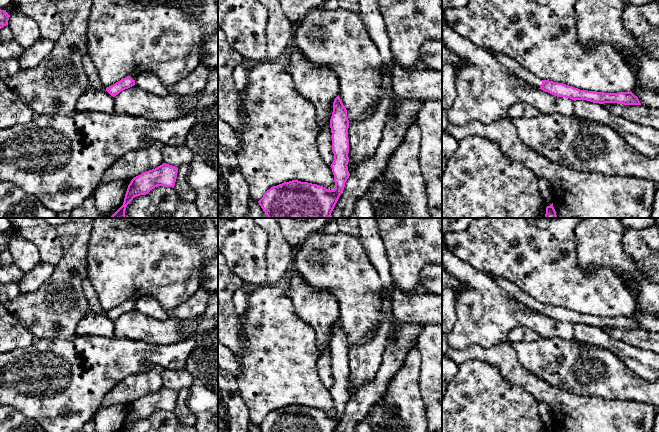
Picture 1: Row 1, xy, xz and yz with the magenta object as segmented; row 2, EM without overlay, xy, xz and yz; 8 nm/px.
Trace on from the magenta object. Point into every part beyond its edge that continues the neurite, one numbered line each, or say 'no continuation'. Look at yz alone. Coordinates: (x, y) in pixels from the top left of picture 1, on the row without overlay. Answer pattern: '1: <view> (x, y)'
1: yz (512, 289)

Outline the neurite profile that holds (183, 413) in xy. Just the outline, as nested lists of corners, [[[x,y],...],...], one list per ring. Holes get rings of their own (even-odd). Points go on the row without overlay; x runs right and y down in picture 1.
[[[183,389],[178,392],[174,413],[182,424],[193,426],[196,423],[196,418],[187,405],[188,395],[188,389]]]

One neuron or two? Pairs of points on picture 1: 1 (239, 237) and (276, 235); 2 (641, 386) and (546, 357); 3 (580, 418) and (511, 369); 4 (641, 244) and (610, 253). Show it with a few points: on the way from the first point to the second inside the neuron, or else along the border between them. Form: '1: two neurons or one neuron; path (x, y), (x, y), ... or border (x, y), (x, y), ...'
1: two neurons; border (261, 228), (267, 234), (265, 258)
2: one neuron; path (617, 382), (599, 372), (570, 365)
3: one neuron; path (563, 403), (528, 381)
4: two neurons; border (625, 229), (622, 235), (623, 249), (639, 267)

